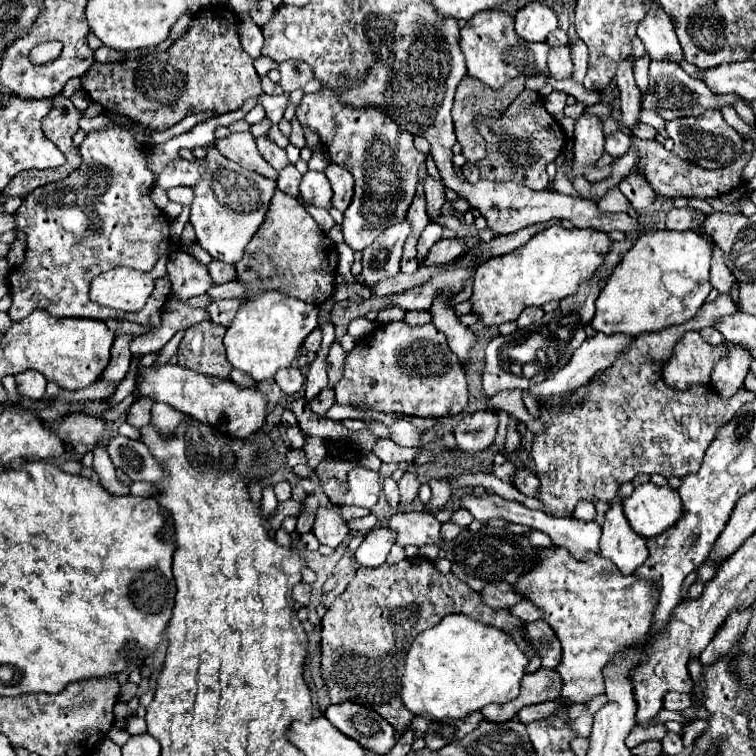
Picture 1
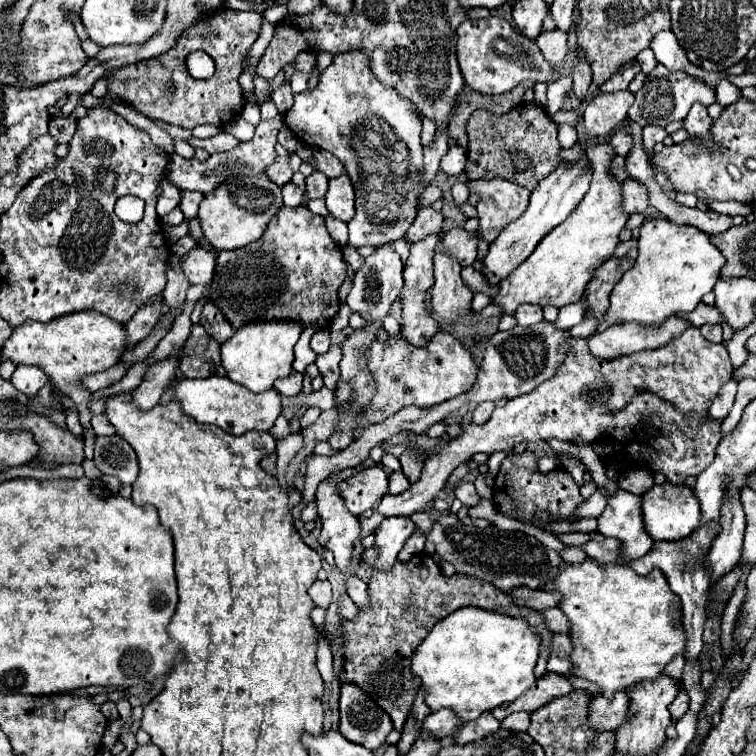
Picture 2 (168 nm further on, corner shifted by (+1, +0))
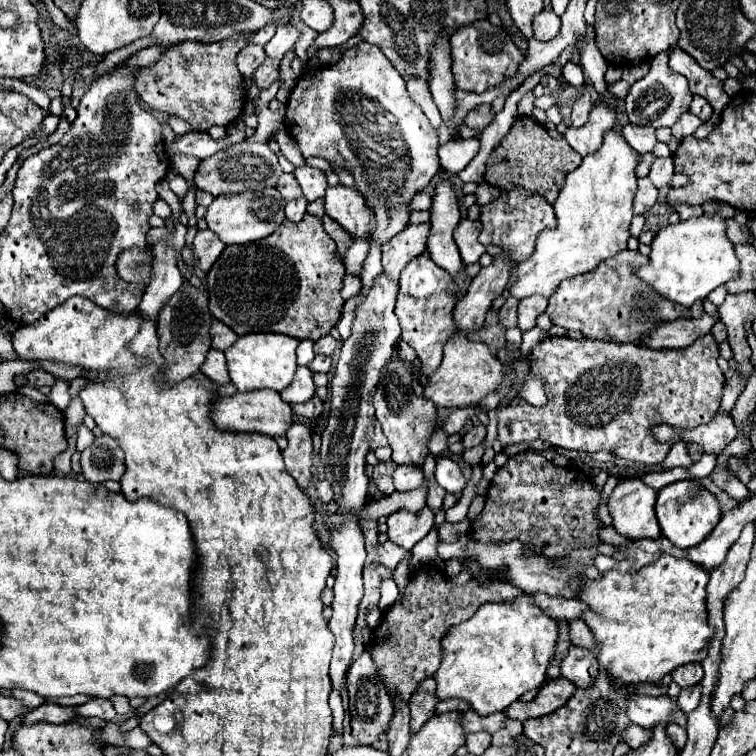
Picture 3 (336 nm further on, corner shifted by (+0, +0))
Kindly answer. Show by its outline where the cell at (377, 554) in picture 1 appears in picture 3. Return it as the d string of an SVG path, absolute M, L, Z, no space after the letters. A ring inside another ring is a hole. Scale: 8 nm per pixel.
M425 506L421 512L413 514L407 510L399 510L387 518L387 534L389 540L403 550L411 550L433 526L433 512Z

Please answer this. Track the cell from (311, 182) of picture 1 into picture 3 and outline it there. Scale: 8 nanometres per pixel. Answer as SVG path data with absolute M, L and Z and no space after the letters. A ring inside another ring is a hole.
M301 166L301 168L295 168L293 176L297 178L301 190L303 190L303 196L309 200L309 202L315 202L319 198L325 196L325 190L327 190L327 178L325 178L325 172L323 170L317 170L317 168L311 168L311 166Z

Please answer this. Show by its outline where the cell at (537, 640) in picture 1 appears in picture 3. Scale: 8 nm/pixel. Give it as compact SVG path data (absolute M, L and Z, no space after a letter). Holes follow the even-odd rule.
M571 646L561 662L561 676L577 684L579 688L587 688L589 684L595 682L597 674L599 674L599 666L595 654L587 648Z

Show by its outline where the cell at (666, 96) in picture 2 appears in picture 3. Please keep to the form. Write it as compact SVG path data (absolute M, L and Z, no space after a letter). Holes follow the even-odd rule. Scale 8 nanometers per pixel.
M661 52L653 58L651 62L651 70L645 78L637 80L629 94L625 96L625 110L627 110L627 116L629 116L629 122L631 124L637 124L637 126L653 126L653 128L661 128L661 126L673 126L677 122L677 118L689 110L689 104L691 104L691 92L689 92L689 86L687 86L687 80L685 76L681 74L675 74L669 64L667 64L667 52Z

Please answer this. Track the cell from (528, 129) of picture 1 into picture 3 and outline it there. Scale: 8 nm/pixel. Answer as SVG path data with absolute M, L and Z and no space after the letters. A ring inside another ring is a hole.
M517 116L509 134L501 140L501 144L491 152L487 160L485 182L501 190L509 190L511 186L523 186L525 190L537 192L549 204L553 204L565 184L567 174L579 168L581 160L583 158L563 138L553 138L547 128L535 118Z

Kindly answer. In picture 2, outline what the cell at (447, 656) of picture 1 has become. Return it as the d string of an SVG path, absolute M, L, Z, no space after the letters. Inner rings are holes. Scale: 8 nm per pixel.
M466 606L456 610L452 616L446 616L432 628L432 632L412 656L412 674L422 680L422 688L426 690L426 704L432 712L440 708L452 708L462 722L470 722L486 710L514 702L536 682L534 666L538 660L538 650L540 634L534 632L524 618L502 616L492 610Z

